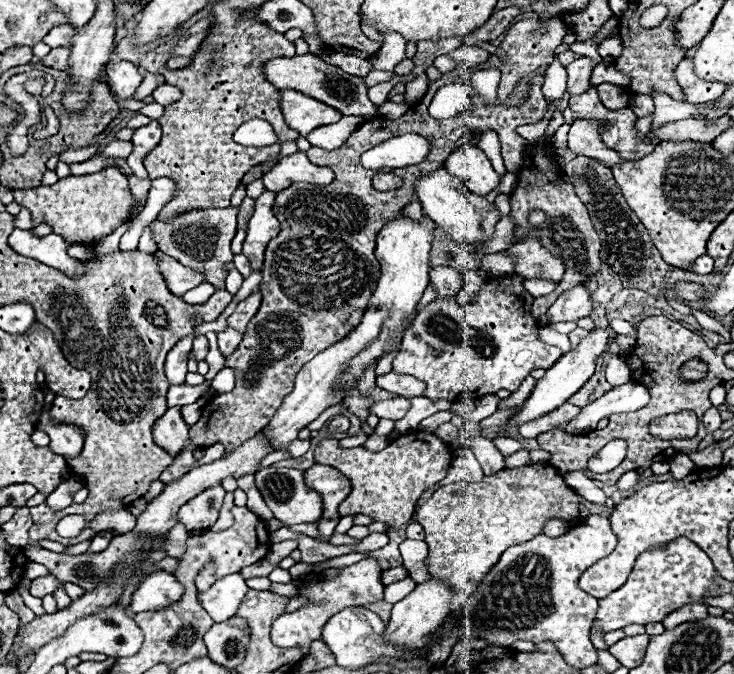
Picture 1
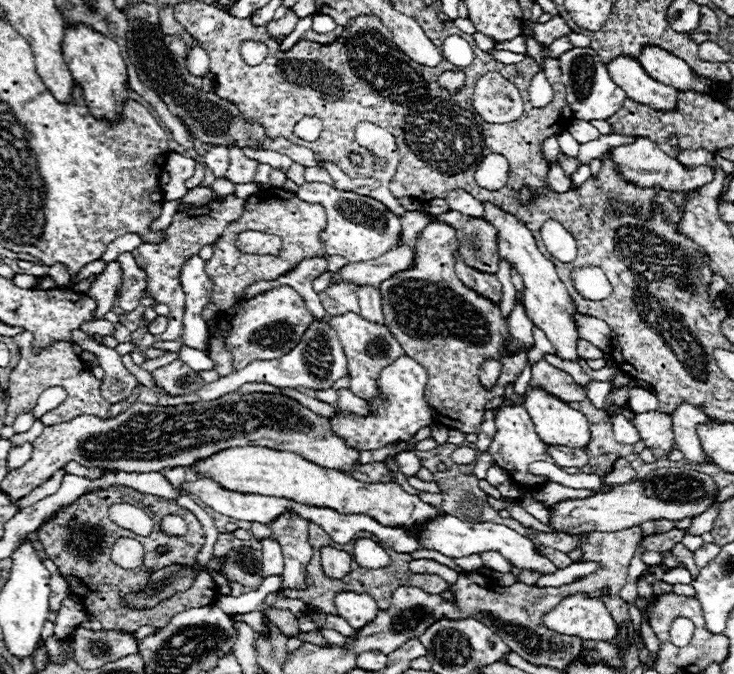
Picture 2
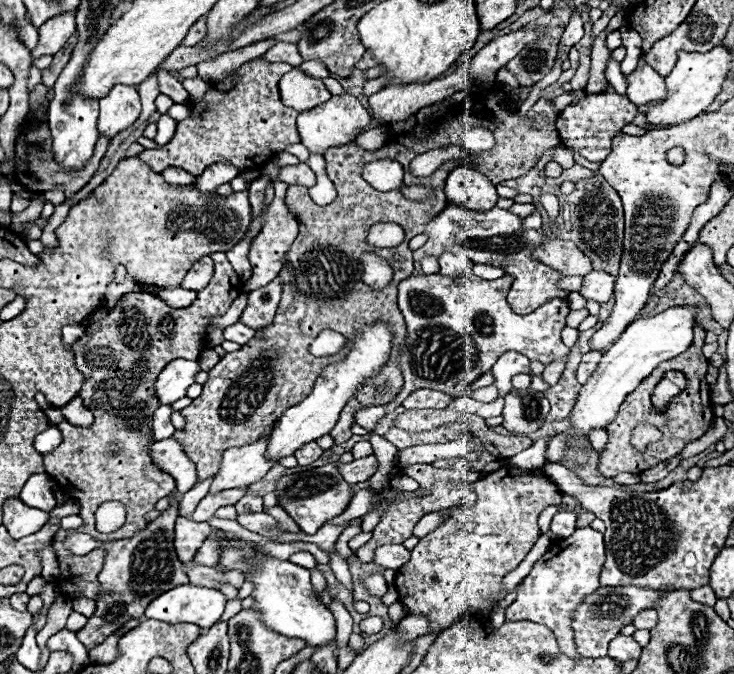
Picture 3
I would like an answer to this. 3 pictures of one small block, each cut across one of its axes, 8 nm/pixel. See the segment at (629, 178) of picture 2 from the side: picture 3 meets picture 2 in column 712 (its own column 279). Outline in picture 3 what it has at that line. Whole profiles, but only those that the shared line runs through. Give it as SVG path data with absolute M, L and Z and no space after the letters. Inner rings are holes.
M300 162L296 166L284 166L284 168L280 168L278 178L282 182L286 182L286 184L296 184L296 186L306 186L306 188L314 186L314 182L316 182L314 172L304 162Z

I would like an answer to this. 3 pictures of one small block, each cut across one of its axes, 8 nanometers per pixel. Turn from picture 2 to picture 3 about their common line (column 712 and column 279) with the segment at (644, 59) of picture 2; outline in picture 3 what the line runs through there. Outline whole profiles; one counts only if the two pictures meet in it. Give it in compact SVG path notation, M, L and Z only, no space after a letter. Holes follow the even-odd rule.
M300 70L286 72L280 78L278 86L280 86L282 102L298 112L310 110L312 106L318 106L320 102L326 102L332 96L318 78L308 78Z

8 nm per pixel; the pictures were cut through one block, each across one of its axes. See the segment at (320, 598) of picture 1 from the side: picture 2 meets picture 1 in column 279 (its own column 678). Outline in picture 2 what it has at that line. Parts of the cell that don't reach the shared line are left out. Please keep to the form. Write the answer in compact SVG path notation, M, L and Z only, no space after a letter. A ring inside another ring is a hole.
M676 618L670 628L670 640L682 648L690 642L692 632L694 632L694 624L688 618Z

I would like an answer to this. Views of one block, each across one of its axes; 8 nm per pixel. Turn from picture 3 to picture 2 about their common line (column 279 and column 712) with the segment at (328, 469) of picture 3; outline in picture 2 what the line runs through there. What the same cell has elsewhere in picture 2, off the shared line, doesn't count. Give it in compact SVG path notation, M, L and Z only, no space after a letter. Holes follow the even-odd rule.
M660 468L650 472L650 478L636 480L624 486L616 486L612 492L592 494L584 500L564 500L550 508L550 528L564 534L582 532L614 532L628 526L642 524L646 520L680 520L686 516L698 516L714 504L716 484L708 474L684 470L684 468Z

